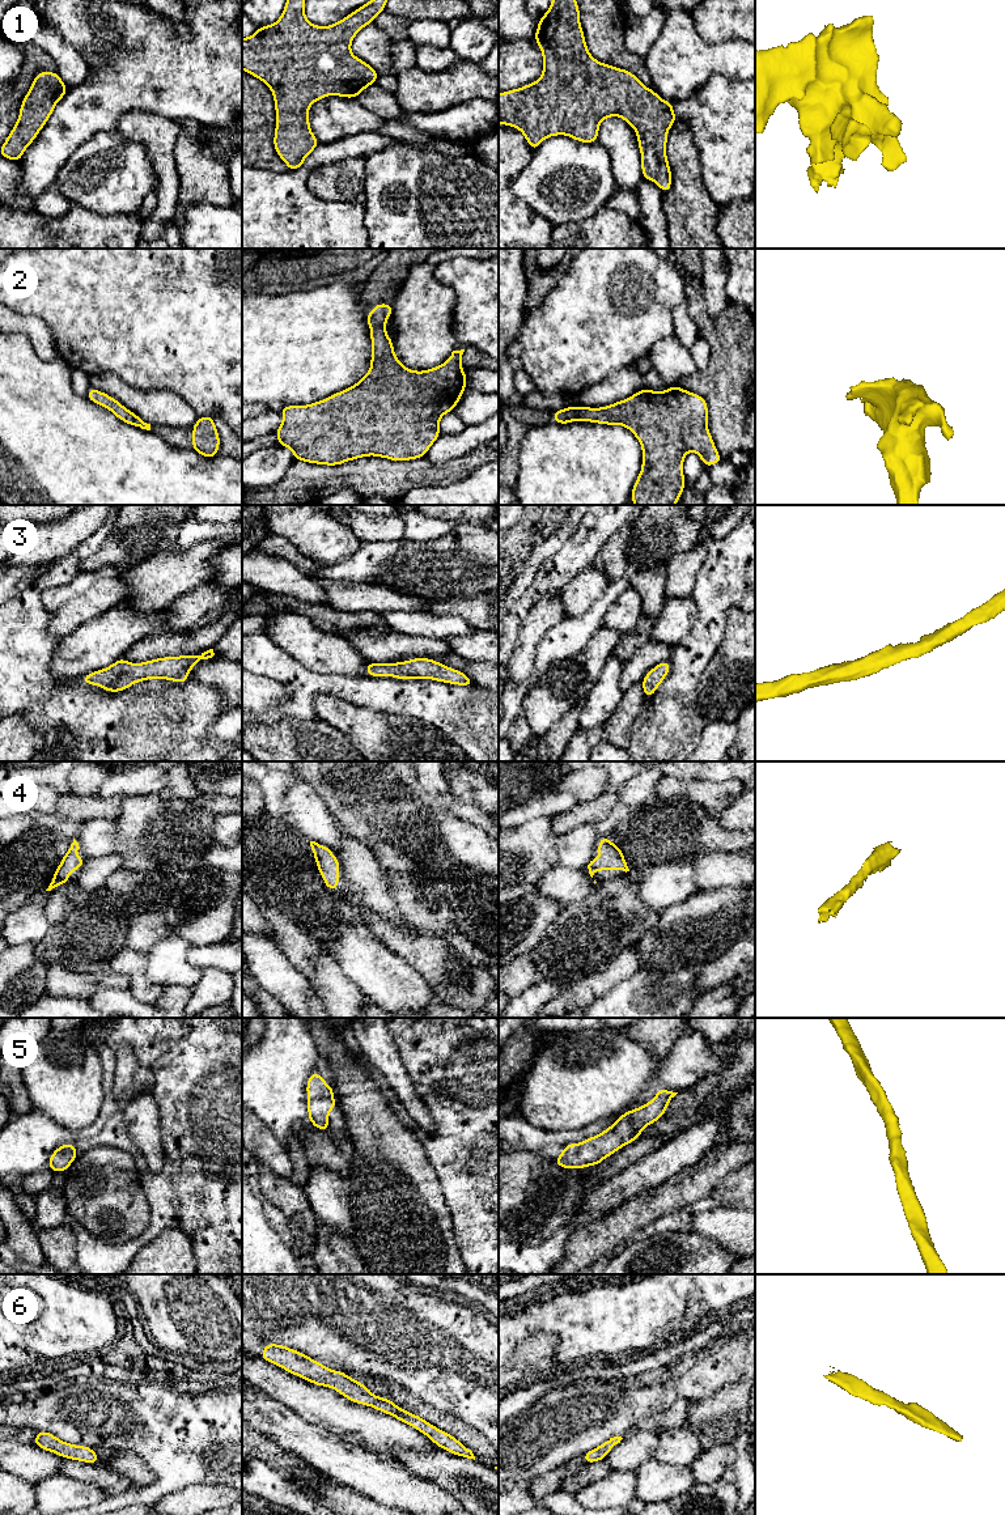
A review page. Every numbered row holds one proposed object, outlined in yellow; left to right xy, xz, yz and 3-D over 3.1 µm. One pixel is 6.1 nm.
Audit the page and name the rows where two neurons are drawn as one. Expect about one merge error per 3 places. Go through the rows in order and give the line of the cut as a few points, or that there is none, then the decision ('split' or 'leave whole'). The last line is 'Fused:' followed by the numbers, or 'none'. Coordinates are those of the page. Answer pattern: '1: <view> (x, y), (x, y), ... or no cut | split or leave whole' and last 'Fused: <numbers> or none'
1: no cut | leave whole
2: no cut | leave whole
3: no cut | leave whole
4: no cut | leave whole
5: no cut | leave whole
6: no cut | leave whole
Fused: none

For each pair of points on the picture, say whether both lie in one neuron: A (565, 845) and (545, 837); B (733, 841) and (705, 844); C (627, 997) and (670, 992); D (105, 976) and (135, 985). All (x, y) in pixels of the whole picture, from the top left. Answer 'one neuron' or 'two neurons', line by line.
A: two neurons
B: one neuron
C: one neuron
D: two neurons

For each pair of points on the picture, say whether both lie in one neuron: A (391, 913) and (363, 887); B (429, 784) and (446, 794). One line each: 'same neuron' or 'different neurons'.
A: same neuron
B: same neuron

